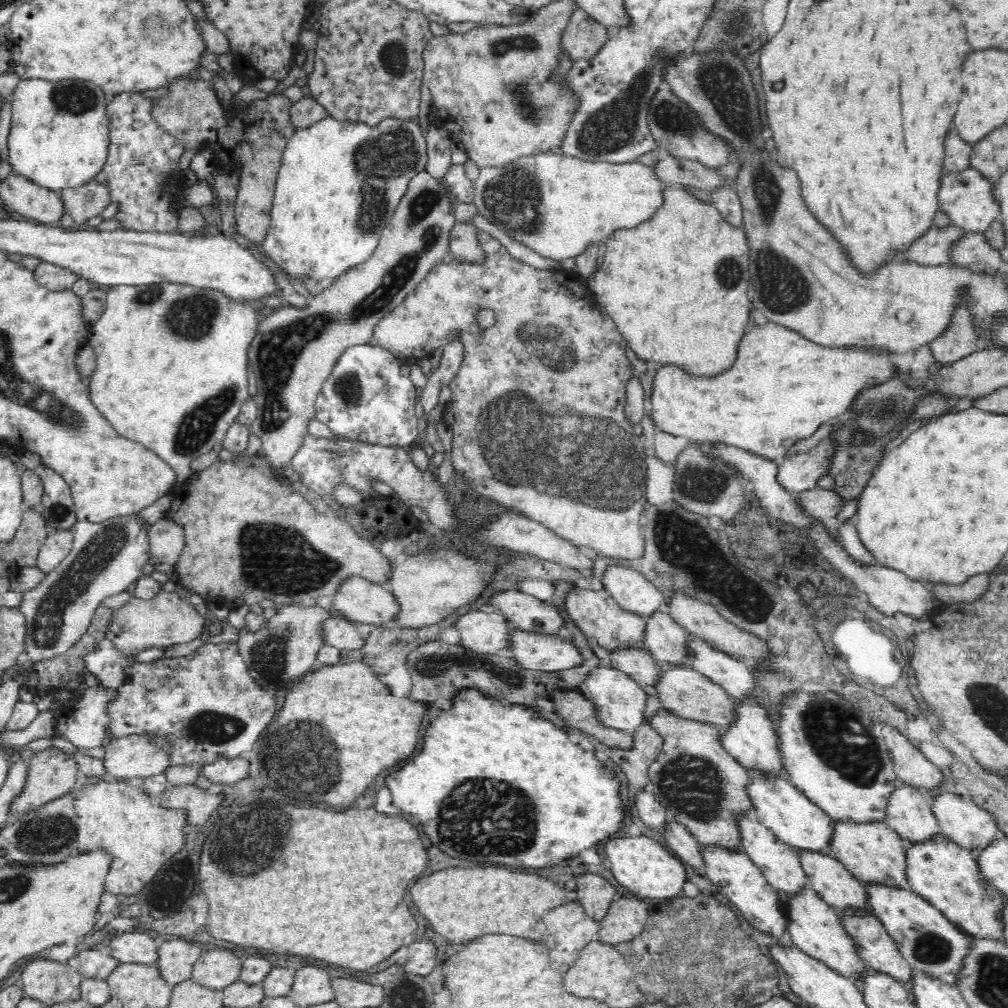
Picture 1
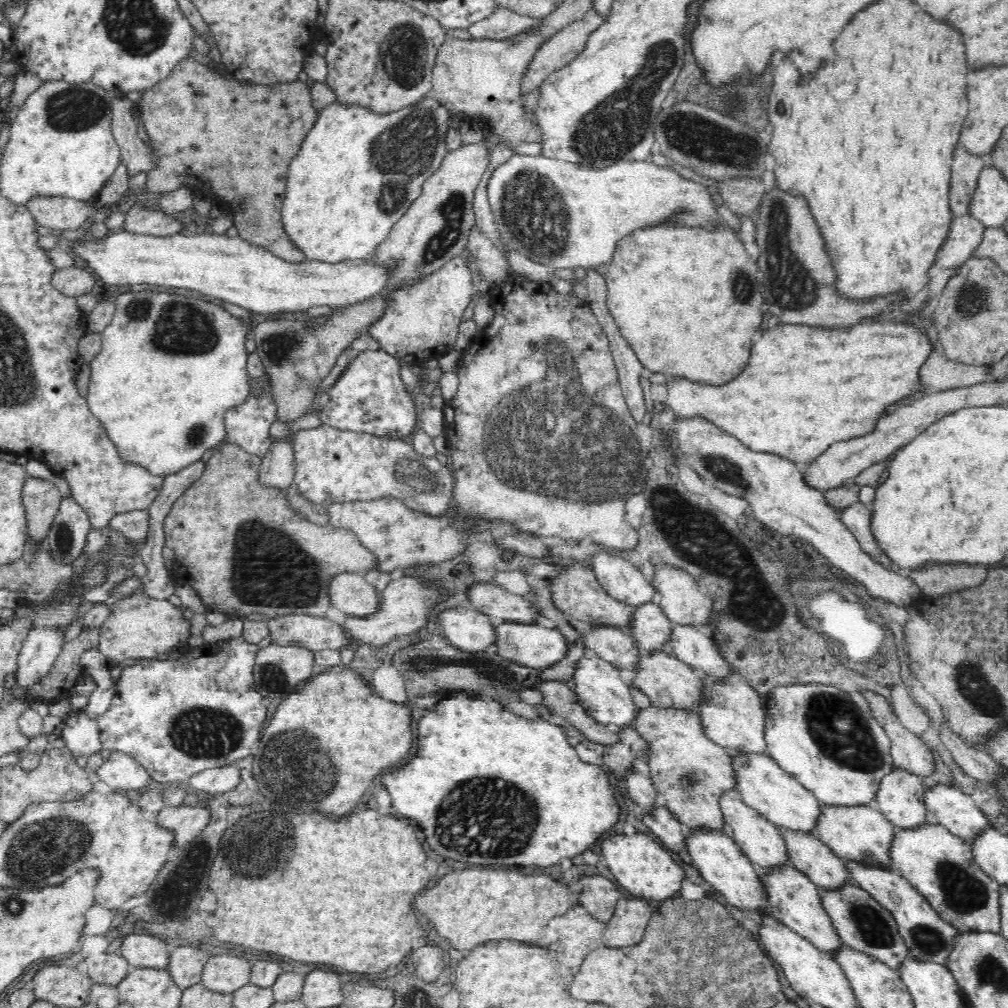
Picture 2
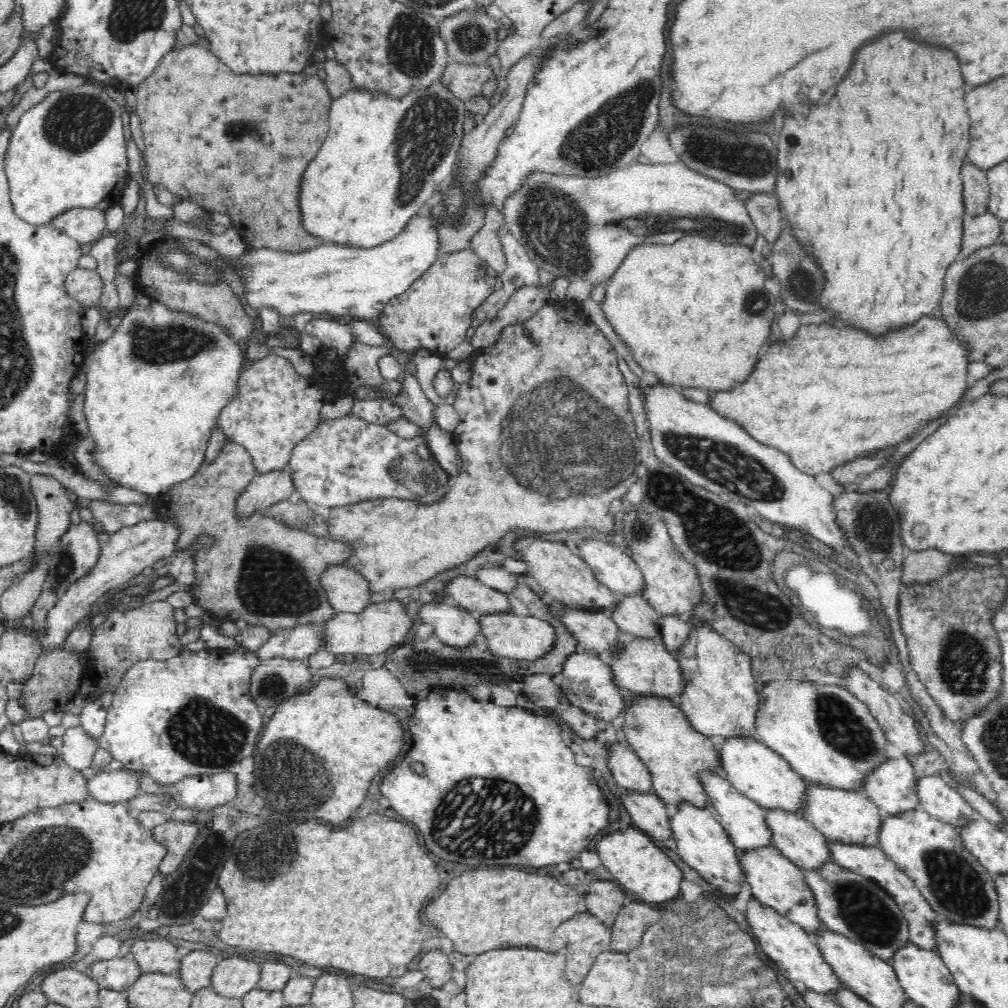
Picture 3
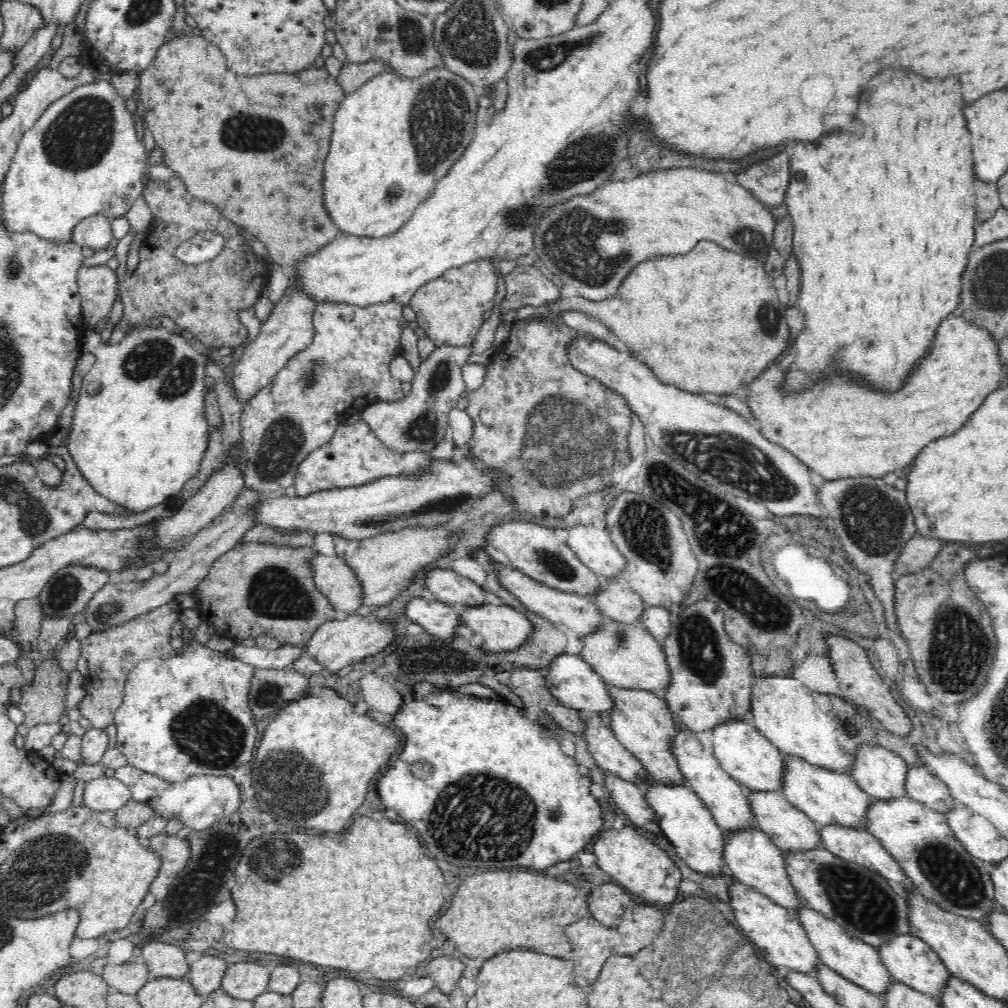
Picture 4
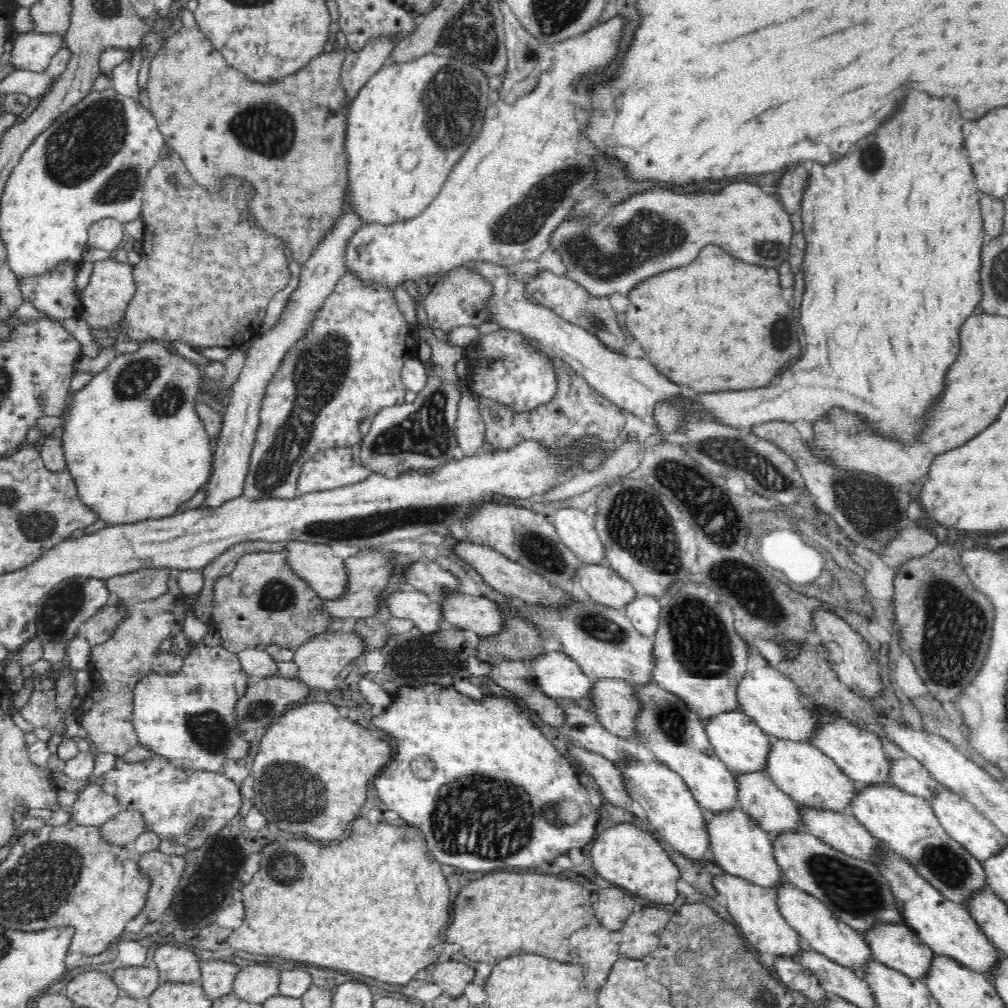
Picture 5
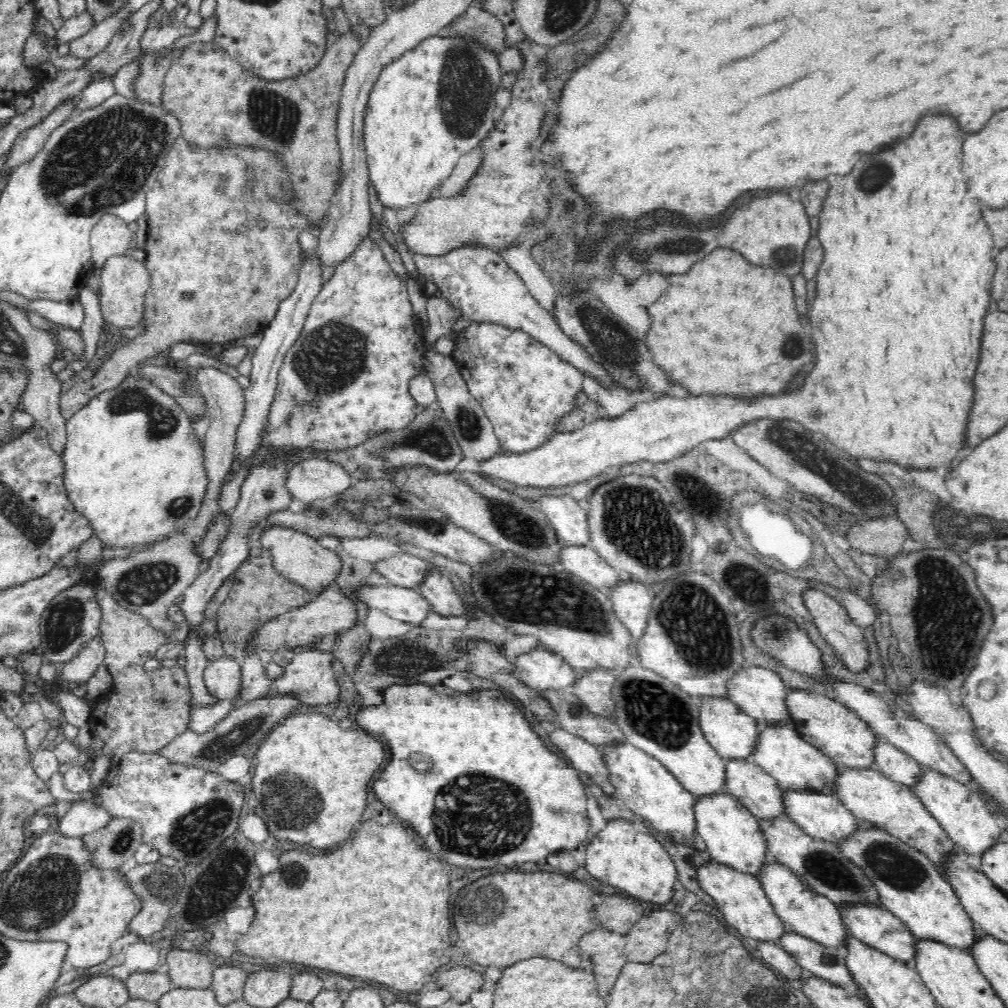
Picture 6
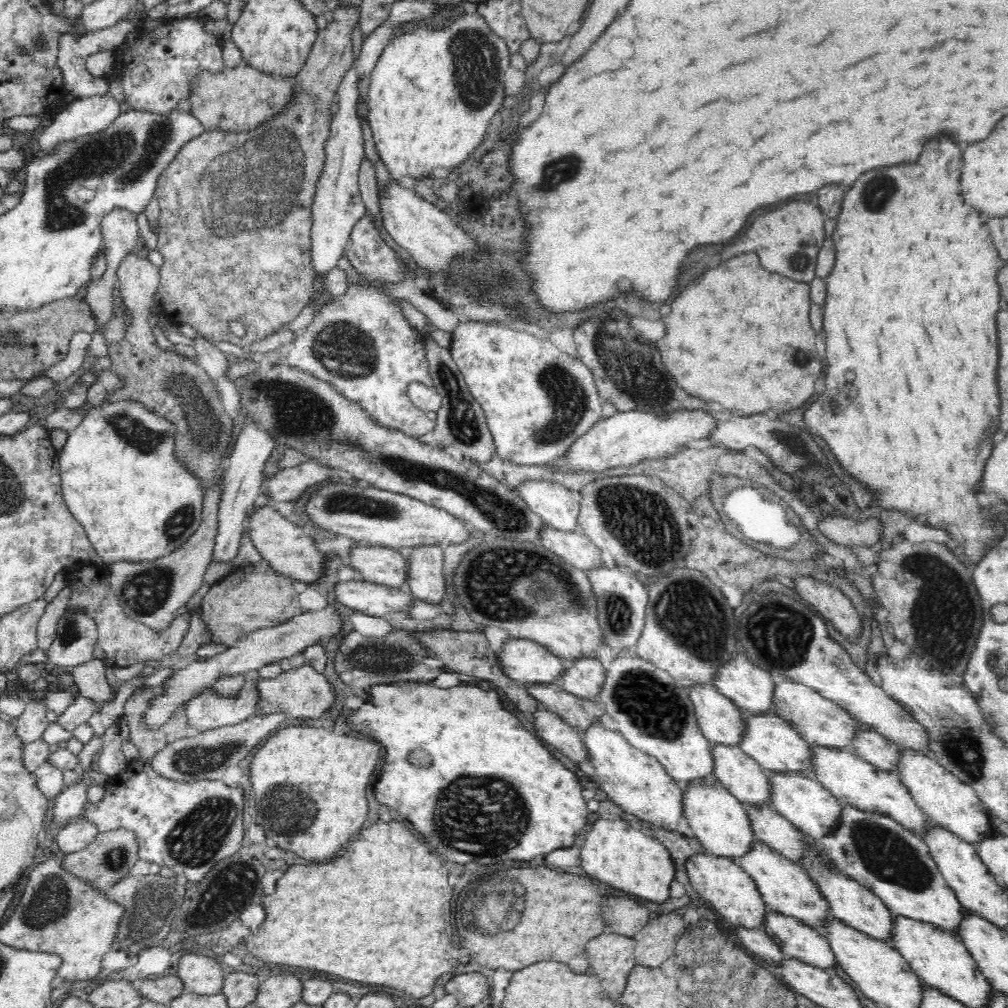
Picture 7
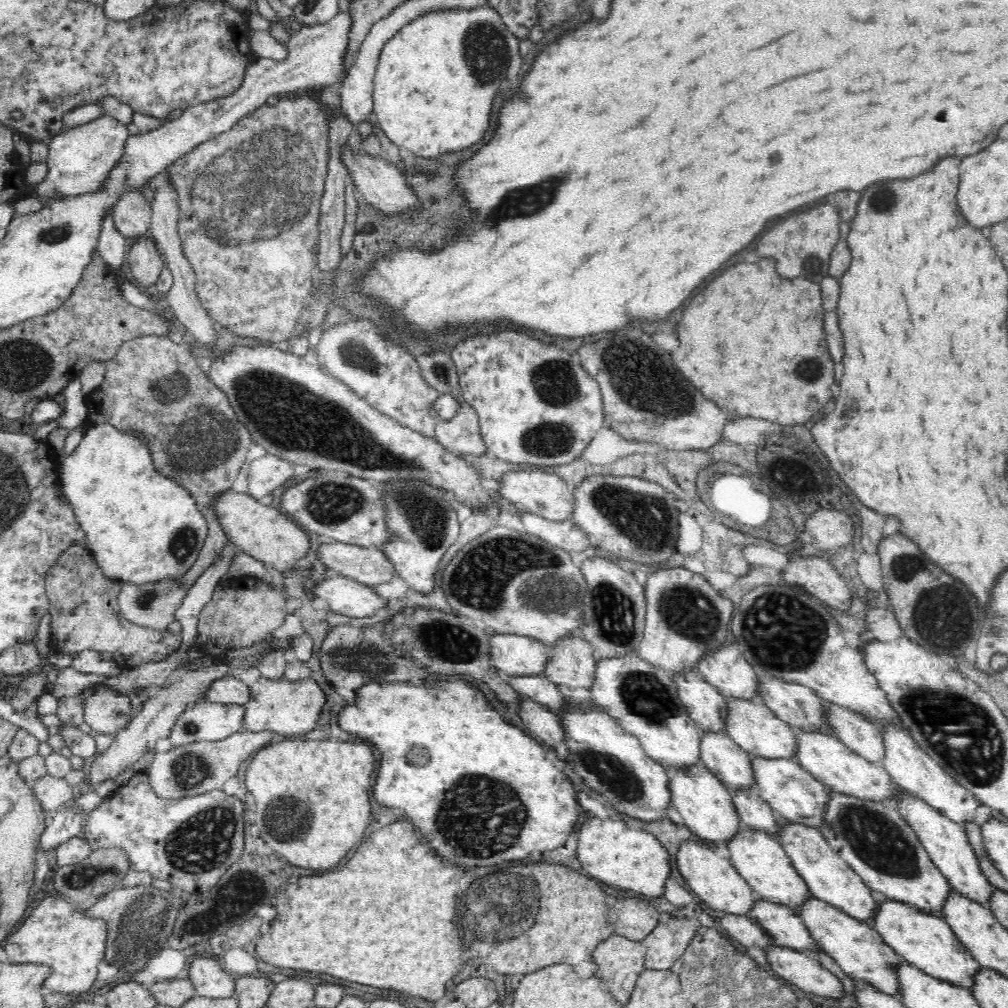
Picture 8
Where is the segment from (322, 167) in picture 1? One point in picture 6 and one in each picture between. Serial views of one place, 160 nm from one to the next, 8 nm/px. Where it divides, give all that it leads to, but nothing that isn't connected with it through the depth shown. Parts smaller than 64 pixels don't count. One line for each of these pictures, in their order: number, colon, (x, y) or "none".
2: (355, 174)
3: (382, 162)
4: (393, 138)
5: (410, 123)
6: (429, 107)

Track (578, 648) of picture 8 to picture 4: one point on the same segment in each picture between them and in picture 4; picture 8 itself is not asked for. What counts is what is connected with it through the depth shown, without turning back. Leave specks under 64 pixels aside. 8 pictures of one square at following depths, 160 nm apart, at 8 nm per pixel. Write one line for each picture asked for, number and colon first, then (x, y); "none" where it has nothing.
4: (643, 722)
5: (615, 701)
6: (595, 689)
7: (584, 678)

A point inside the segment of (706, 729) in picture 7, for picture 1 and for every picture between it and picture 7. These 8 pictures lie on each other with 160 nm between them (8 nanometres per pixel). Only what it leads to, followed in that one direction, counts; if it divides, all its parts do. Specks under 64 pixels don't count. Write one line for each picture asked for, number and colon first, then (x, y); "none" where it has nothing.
1: (778, 805)
2: (778, 797)
3: (758, 773)
4: (749, 758)
5: (739, 743)
6: (732, 734)

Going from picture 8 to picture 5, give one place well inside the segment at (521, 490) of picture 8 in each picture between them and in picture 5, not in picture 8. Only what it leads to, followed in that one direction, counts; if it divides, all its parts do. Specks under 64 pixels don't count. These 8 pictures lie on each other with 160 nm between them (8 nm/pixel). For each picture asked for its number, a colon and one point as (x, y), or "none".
5: (577, 531)
6: (568, 517)
7: (559, 507)

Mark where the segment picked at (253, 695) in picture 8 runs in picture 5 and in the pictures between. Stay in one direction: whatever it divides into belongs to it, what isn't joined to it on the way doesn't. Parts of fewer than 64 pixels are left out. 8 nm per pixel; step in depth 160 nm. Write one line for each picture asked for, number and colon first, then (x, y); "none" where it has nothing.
5: (321, 658)
6: (312, 675)
7: (303, 692)

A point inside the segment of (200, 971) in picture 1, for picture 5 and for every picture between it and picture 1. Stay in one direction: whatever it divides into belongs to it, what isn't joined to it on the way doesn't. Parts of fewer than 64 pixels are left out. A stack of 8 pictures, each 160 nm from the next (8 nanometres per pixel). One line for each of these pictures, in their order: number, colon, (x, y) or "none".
2: (223, 974)
3: (232, 977)
4: (243, 980)
5: (256, 983)

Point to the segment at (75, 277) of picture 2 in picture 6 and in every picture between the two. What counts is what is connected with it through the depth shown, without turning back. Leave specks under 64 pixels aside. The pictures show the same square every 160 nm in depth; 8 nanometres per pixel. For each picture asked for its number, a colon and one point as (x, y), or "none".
3: (84, 285)
4: (97, 286)
5: (104, 299)
6: (123, 280)

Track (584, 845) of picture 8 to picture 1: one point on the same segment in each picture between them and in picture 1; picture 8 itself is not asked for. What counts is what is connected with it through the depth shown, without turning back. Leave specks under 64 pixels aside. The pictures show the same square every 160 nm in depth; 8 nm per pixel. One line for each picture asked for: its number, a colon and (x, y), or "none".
1: (641, 865)
2: (639, 864)
3: (642, 868)
4: (639, 865)
5: (633, 859)
6: (631, 859)
7: (631, 861)

